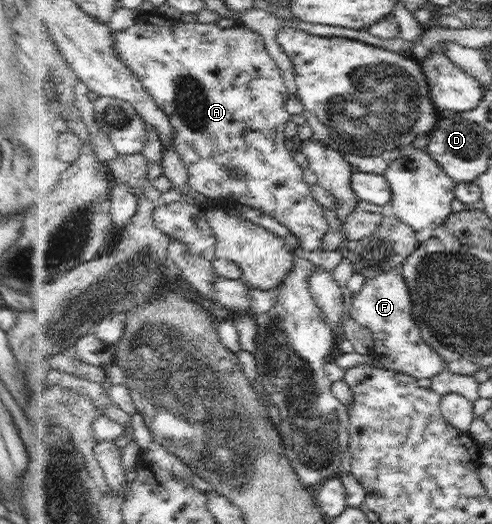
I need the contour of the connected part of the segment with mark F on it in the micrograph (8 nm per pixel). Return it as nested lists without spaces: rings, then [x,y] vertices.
[[[401,267],[366,279],[363,288],[354,294],[350,303],[352,316],[358,323],[369,327],[376,336],[372,354],[377,360],[376,366],[409,374],[418,380],[431,380],[445,369],[449,369],[446,359],[423,337],[423,329],[415,319],[413,291]]]

